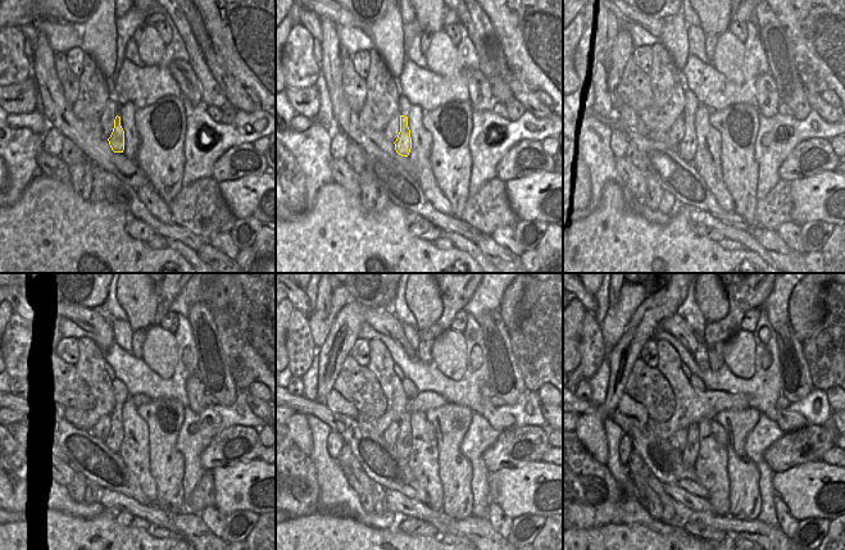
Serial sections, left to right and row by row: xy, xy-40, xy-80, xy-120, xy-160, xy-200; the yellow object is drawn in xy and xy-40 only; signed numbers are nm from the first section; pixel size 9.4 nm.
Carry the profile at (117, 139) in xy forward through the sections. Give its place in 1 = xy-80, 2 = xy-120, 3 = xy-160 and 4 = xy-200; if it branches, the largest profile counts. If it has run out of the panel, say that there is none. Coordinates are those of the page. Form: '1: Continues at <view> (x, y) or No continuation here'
1: Continues at xy-80 (687, 148)
2: Continues at xy-120 (114, 439)
3: Continues at xy-160 (403, 445)
4: Continues at xy-200 (690, 451).

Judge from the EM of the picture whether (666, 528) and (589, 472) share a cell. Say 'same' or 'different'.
same

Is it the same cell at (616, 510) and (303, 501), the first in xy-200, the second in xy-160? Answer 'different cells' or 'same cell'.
same cell

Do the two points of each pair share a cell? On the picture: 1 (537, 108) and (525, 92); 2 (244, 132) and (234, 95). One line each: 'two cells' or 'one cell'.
1: one cell
2: two cells

